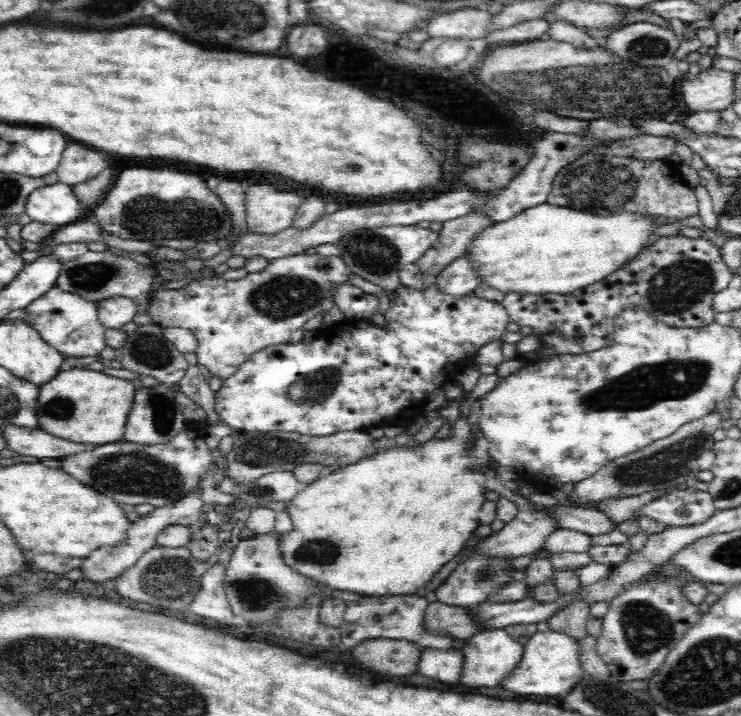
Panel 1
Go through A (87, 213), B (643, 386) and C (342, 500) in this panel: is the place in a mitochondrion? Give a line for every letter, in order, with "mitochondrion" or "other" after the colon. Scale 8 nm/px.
A: other
B: mitochondrion
C: other

